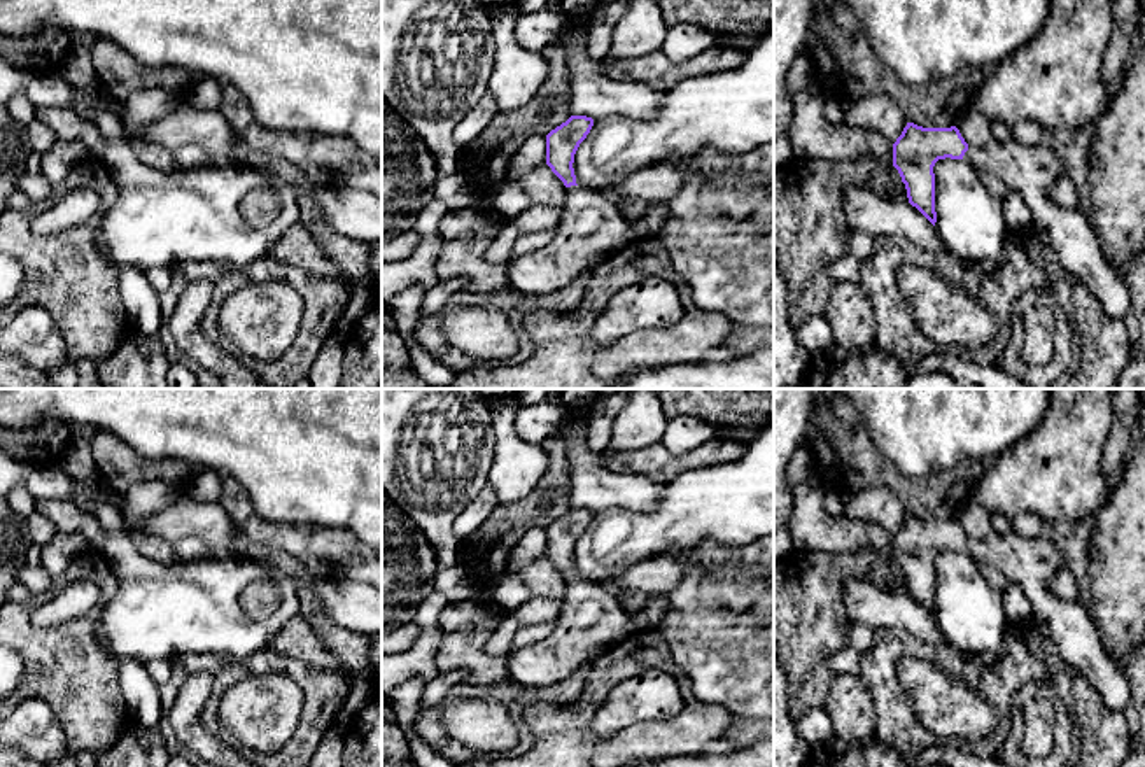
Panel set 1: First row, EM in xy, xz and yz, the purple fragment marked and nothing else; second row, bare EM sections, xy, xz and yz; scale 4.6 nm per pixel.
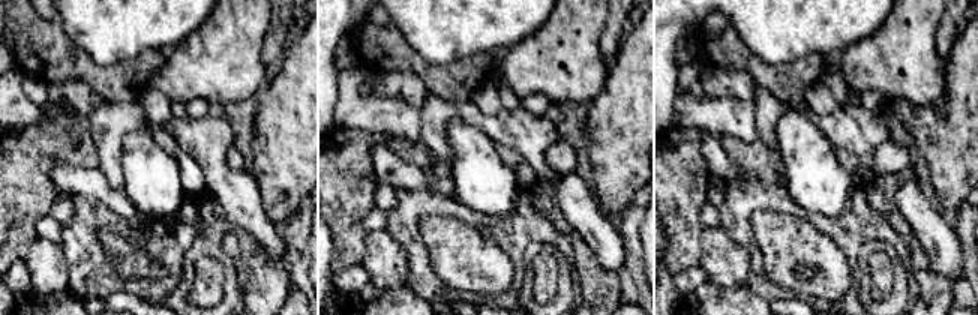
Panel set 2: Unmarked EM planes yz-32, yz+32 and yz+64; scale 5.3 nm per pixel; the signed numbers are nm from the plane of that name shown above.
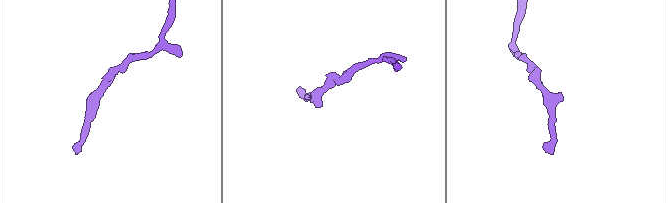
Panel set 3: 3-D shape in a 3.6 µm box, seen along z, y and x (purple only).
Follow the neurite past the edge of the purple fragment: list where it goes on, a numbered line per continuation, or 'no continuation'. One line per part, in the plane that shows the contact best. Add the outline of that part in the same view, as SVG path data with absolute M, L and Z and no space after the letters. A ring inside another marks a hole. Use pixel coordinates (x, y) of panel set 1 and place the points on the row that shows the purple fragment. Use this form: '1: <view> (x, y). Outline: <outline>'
1: xz (592, 228). Outline: M583 186L565 187L565 200L553 240L506 263L508 284L523 296L567 287L580 273L592 271L632 240L622 203Z

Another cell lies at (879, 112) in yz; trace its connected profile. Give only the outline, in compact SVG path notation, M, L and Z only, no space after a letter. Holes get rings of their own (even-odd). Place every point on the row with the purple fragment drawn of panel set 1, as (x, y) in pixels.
M886 95L865 98L840 96L840 102L846 124L875 130L893 144L909 123L900 107Z

